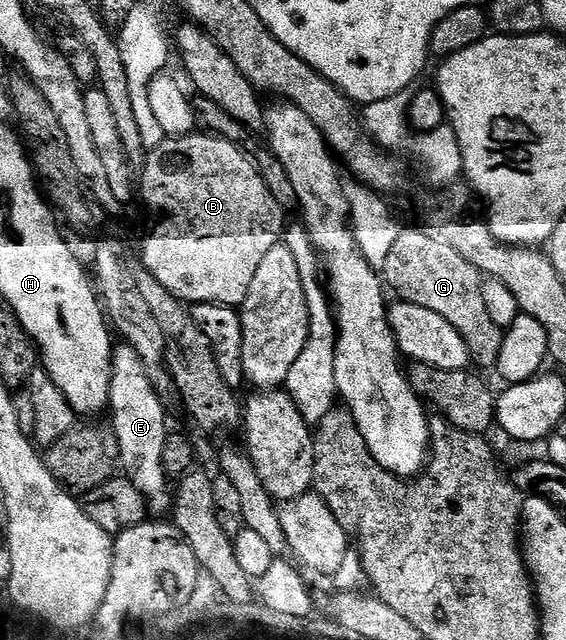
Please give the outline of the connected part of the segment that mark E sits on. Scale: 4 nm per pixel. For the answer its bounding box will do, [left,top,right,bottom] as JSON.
[108,344,173,515]

